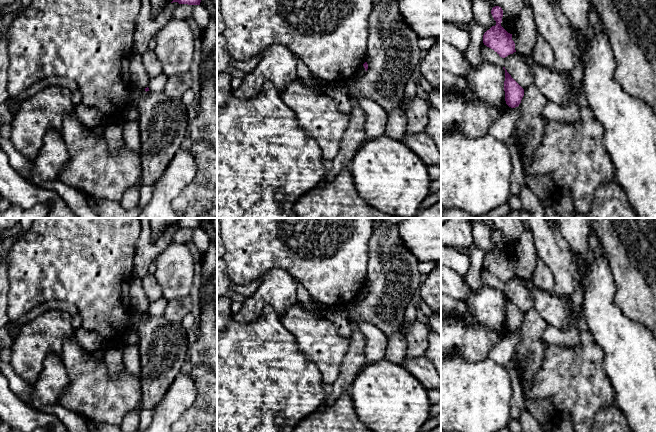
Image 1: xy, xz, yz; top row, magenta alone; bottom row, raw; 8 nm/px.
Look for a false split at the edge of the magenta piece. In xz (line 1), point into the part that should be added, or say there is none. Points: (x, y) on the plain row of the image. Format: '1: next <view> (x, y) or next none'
1: next none

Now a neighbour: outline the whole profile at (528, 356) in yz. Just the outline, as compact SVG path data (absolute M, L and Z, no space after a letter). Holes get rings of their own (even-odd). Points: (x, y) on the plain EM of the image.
M534 307L525 312L524 320L518 330L521 341L513 354L512 361L521 371L525 409L540 423L552 426L556 413L555 406L547 400L530 400L525 396L527 386L542 366L547 345L541 341L541 336L547 326L548 324Z

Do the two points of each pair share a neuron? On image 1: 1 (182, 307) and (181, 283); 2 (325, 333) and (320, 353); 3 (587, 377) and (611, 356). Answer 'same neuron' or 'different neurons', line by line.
1: different neurons
2: same neuron
3: different neurons

